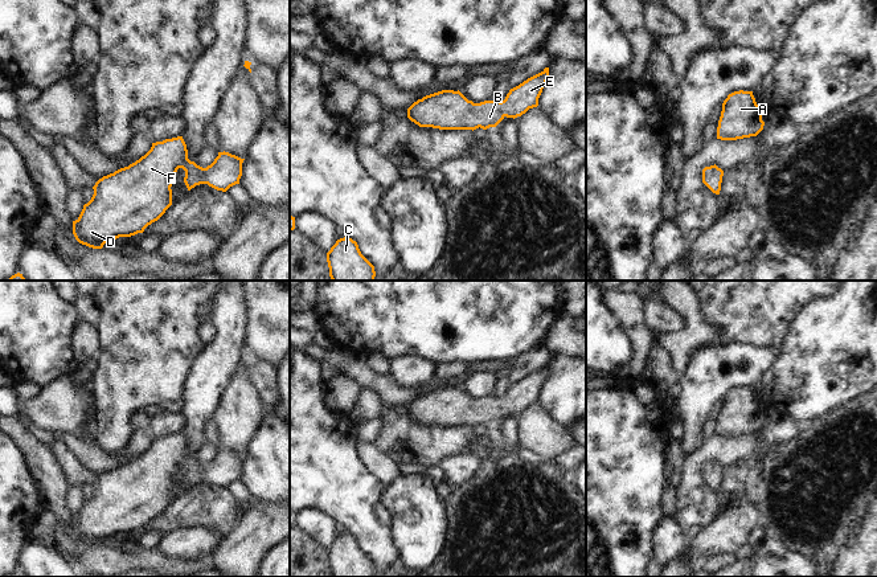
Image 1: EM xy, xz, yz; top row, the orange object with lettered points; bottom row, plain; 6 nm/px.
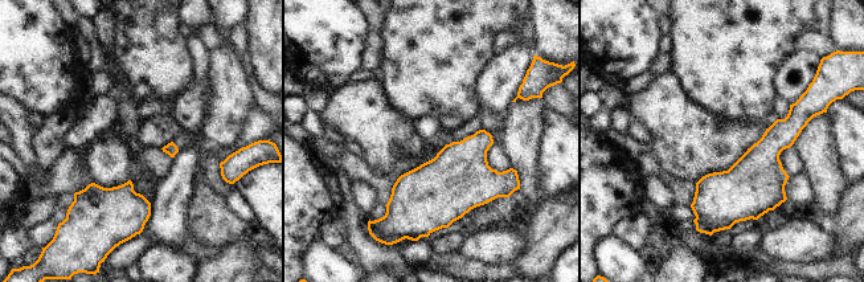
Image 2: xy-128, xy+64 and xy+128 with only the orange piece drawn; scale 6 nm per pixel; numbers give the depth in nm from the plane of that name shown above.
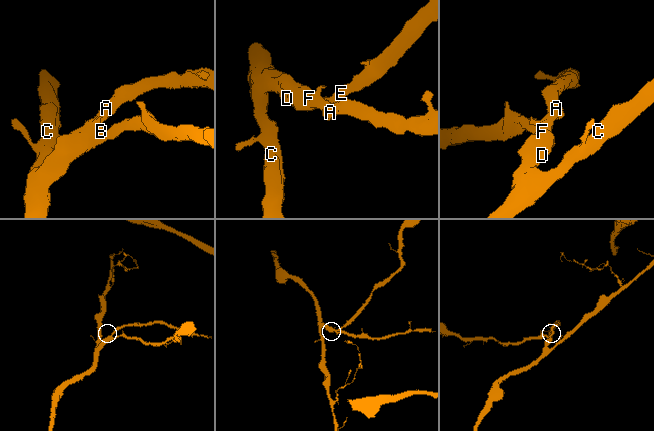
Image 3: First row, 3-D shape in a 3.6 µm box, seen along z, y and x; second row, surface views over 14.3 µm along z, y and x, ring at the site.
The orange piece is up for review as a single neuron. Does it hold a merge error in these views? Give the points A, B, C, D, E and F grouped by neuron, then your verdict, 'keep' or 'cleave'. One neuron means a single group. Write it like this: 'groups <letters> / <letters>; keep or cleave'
groups A B C D E F; keep

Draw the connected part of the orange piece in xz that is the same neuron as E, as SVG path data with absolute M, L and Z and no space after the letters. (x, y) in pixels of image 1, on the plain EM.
M549 364L509 386L504 397L474 400L459 386L442 386L418 396L407 405L407 414L419 423L439 426L487 426L505 413L517 414L538 402L549 373Z

